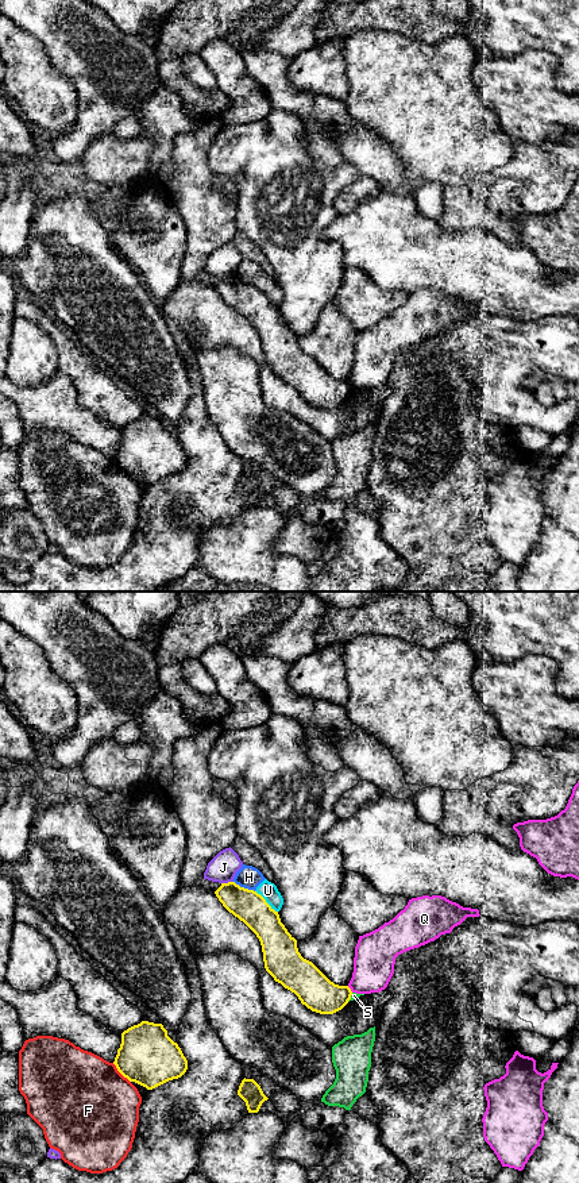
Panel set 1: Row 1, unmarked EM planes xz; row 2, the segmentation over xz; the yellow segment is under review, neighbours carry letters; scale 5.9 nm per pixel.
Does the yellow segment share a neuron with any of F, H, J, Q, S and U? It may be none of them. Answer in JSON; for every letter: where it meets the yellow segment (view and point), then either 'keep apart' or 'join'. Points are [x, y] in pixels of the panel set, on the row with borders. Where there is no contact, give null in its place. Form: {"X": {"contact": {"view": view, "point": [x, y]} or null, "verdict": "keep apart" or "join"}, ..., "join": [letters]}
{"F": {"contact": {"view": "xz", "point": [120, 1072]}, "verdict": "keep apart"}, "H": {"contact": {"view": "xz", "point": [243, 887]}, "verdict": "keep apart"}, "J": {"contact": {"view": "xz", "point": [226, 883]}, "verdict": "keep apart"}, "Q": {"contact": {"view": "xz", "point": [350, 989]}, "verdict": "keep apart"}, "S": {"contact": {"view": "xz", "point": [350, 997]}, "verdict": "keep apart"}, "U": {"contact": {"view": "xz", "point": [265, 901]}, "verdict": "keep apart"}, "join": []}

